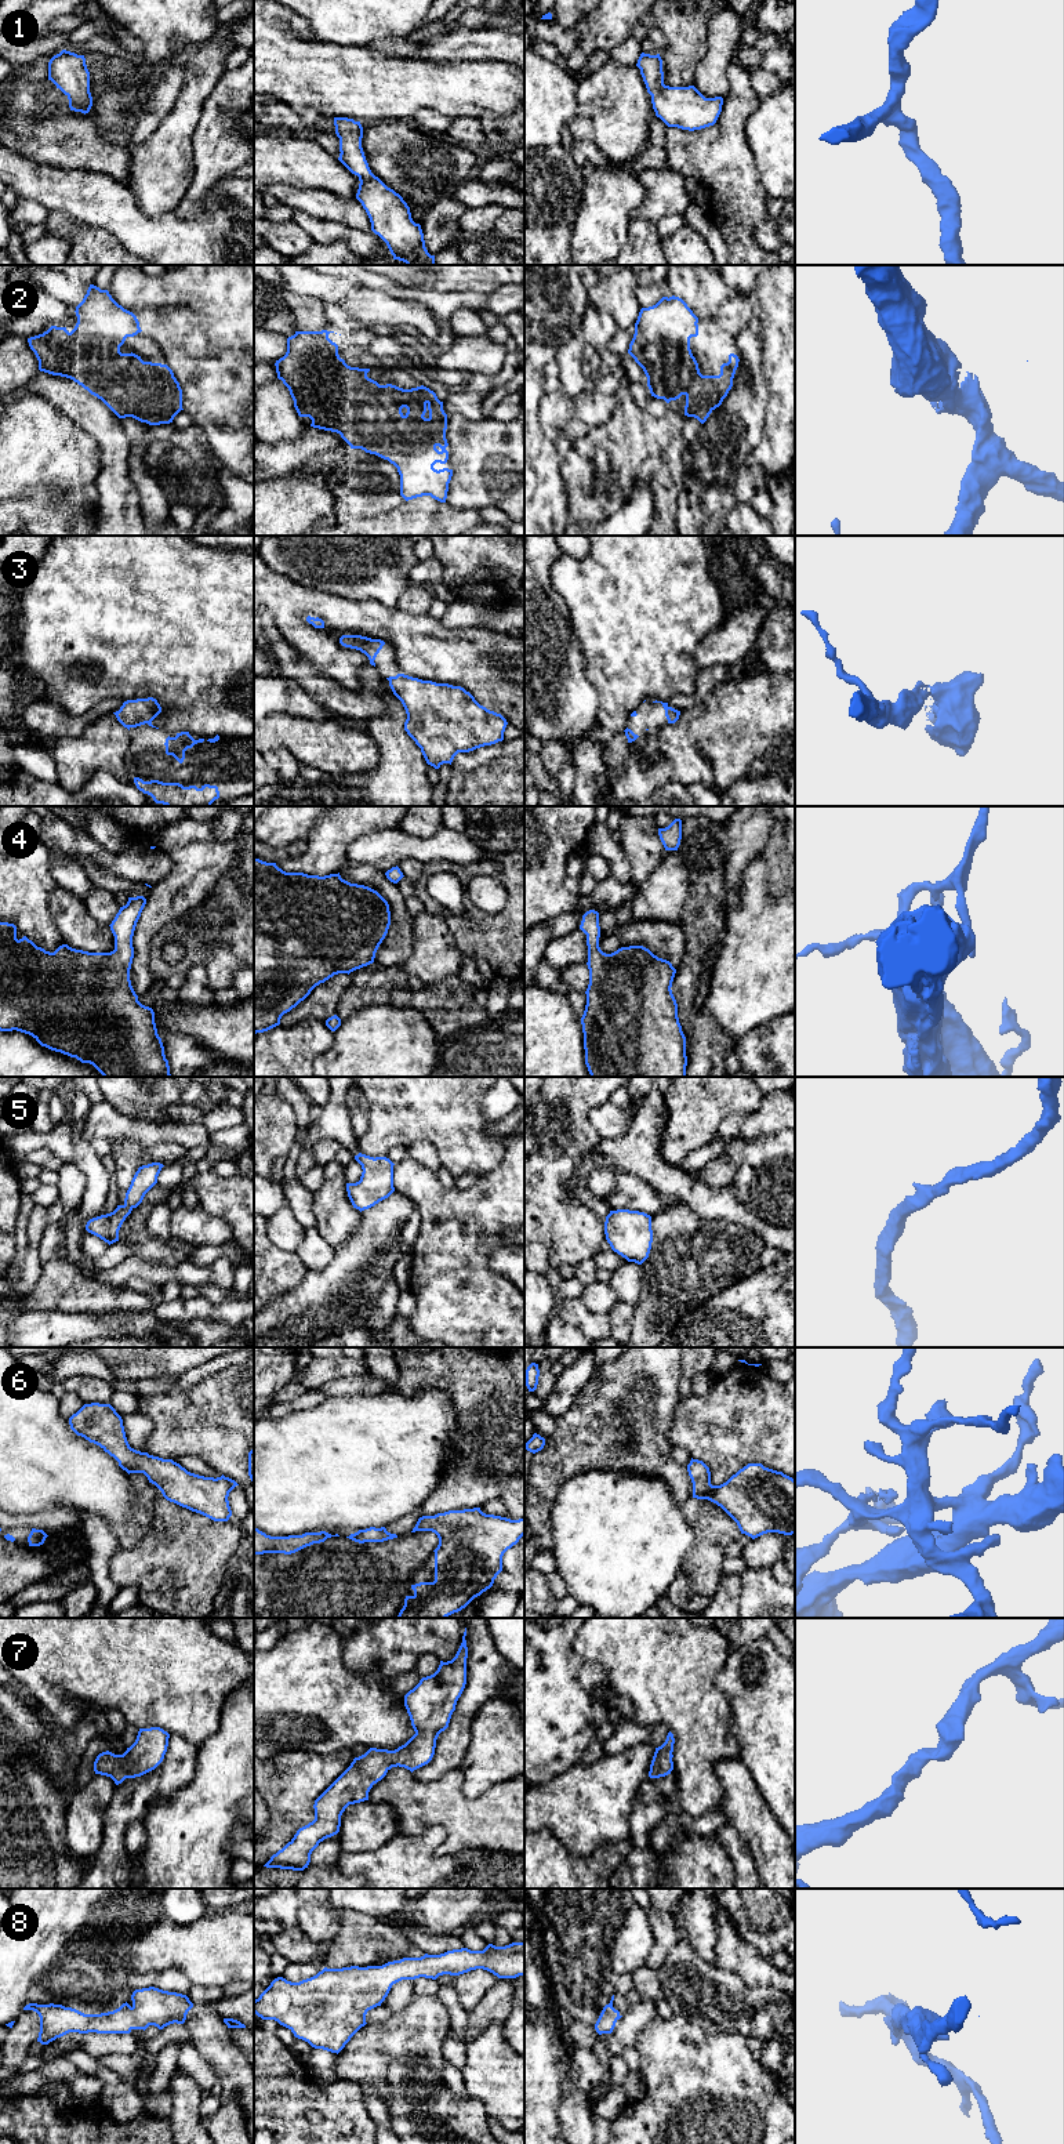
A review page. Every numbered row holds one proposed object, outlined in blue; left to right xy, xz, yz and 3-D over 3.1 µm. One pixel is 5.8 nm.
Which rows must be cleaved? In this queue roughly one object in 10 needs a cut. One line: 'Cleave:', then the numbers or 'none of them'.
Cleave: none of them

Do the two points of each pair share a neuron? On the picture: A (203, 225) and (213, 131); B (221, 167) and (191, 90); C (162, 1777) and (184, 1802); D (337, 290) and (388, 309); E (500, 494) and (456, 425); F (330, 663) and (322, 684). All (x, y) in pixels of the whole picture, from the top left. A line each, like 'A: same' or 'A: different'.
A: different
B: different
C: different
D: different
E: same
F: different

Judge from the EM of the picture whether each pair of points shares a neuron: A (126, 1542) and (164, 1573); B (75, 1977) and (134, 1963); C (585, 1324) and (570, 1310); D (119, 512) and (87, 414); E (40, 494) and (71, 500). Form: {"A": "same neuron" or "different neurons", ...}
{"A": "different neurons", "B": "different neurons", "C": "same neuron", "D": "same neuron", "E": "same neuron"}

